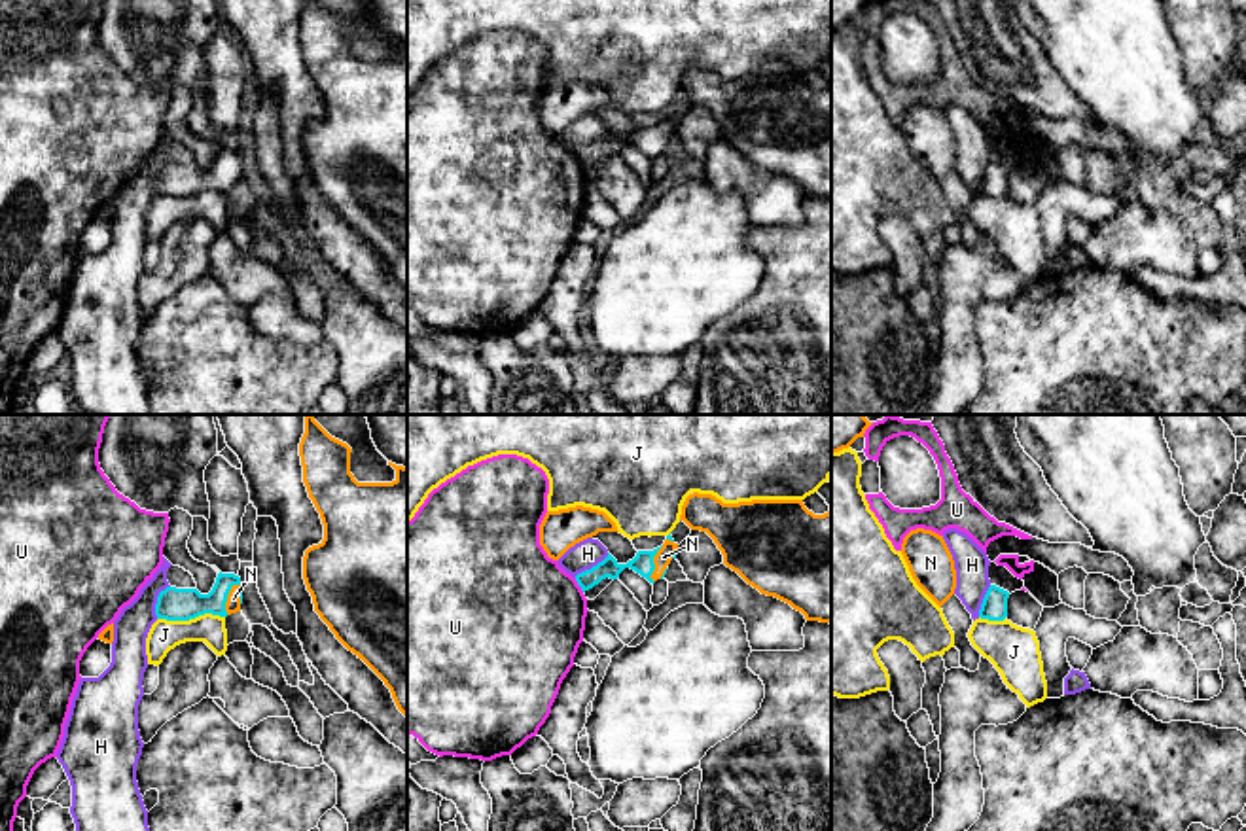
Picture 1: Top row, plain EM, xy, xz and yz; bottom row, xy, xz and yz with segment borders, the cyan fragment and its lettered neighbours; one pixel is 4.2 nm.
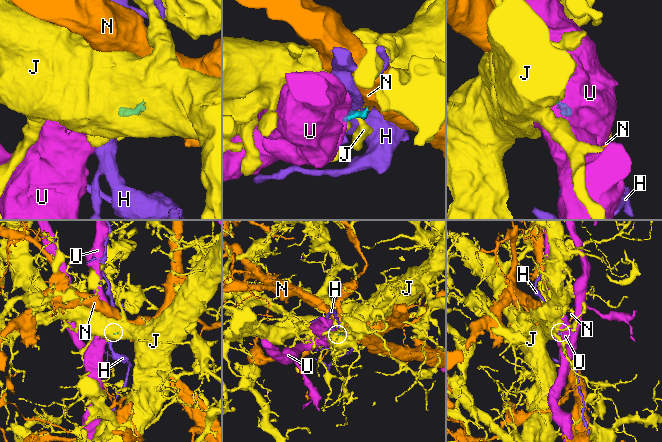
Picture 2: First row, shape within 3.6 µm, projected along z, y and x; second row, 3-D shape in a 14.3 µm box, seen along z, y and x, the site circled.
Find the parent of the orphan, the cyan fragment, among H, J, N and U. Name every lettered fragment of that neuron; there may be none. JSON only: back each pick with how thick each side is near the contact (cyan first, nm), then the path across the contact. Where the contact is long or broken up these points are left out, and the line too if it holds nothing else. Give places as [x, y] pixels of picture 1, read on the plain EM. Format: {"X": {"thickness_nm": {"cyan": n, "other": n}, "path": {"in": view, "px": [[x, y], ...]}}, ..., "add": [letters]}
{"N": {"thickness_nm": {"cyan": 140, "other": 60}, "path": {"in": "xy", "px": [[175, 180], [209, 180], [226, 173], [233, 175]]}}, "add": ["N"]}

